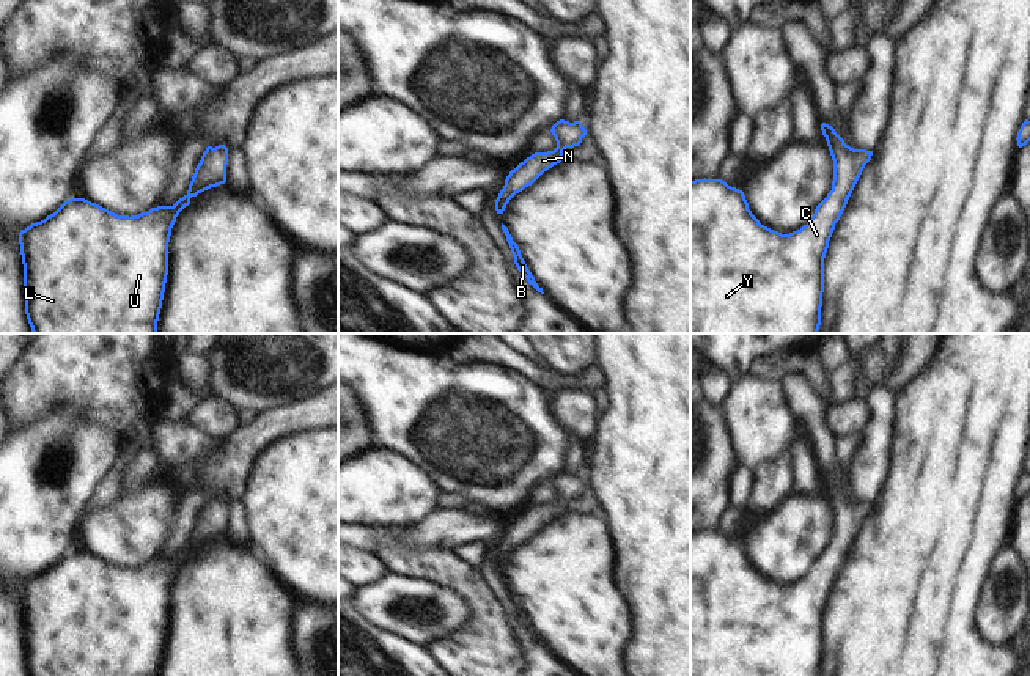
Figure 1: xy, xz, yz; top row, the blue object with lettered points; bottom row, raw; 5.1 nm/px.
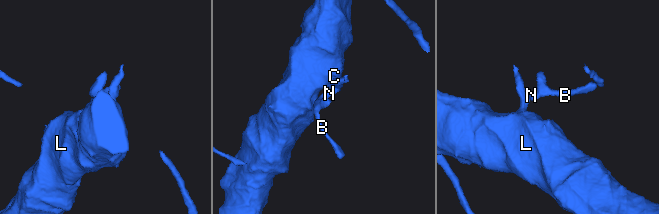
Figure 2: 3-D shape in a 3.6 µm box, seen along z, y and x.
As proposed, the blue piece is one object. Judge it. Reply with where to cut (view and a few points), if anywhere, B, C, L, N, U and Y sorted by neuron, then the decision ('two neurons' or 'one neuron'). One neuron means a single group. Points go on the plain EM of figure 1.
no cut | B C L N U Y | one neuron

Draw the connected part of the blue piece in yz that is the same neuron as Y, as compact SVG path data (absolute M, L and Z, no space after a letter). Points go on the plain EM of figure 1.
M826 475L821 476L832 513L832 542L800 582L782 586L760 575L742 542L722 531L690 533L690 676L821 676L824 610L829 593L873 503L854 501Z

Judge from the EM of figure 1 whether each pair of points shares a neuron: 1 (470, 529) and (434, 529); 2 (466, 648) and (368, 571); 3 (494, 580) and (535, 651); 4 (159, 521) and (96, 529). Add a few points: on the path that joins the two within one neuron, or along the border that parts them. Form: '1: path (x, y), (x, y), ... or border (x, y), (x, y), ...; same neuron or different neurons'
1: path (461, 529), (444, 529); same neuron
2: border (375, 554), (389, 571); different neurons
3: path (503, 598), (511, 620), (521, 634); same neuron
4: path (143, 521), (132, 529), (112, 529); same neuron

